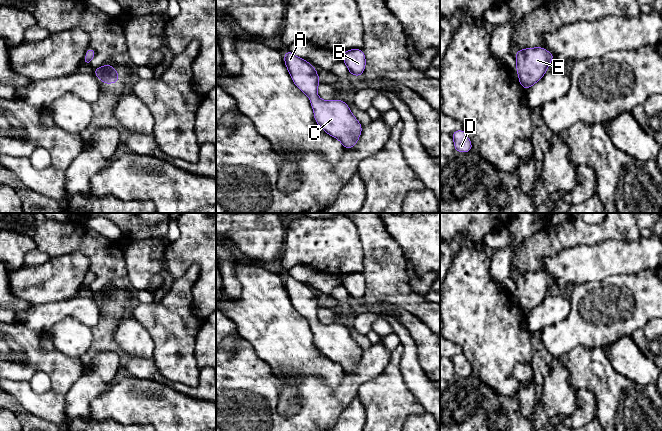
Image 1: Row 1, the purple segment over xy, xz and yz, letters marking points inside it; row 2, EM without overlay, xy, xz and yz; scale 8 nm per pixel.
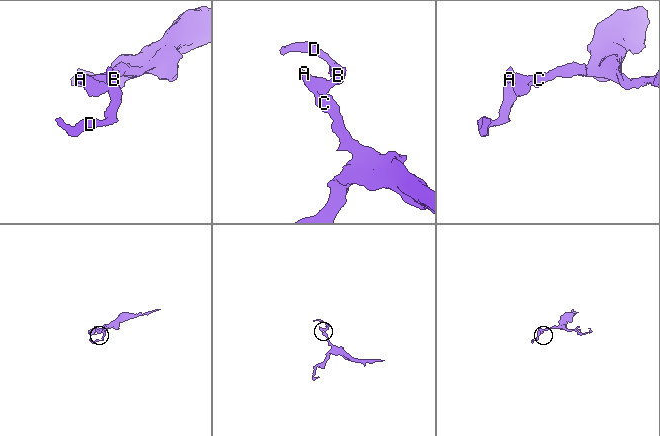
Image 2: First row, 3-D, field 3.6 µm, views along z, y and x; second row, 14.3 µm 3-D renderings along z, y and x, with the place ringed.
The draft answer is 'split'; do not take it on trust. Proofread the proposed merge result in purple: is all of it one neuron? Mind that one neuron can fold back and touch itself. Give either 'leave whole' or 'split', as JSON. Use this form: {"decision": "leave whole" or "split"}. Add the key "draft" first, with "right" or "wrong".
{"draft": "wrong", "decision": "leave whole"}

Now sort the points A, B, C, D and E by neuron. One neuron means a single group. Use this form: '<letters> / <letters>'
A B C D E

